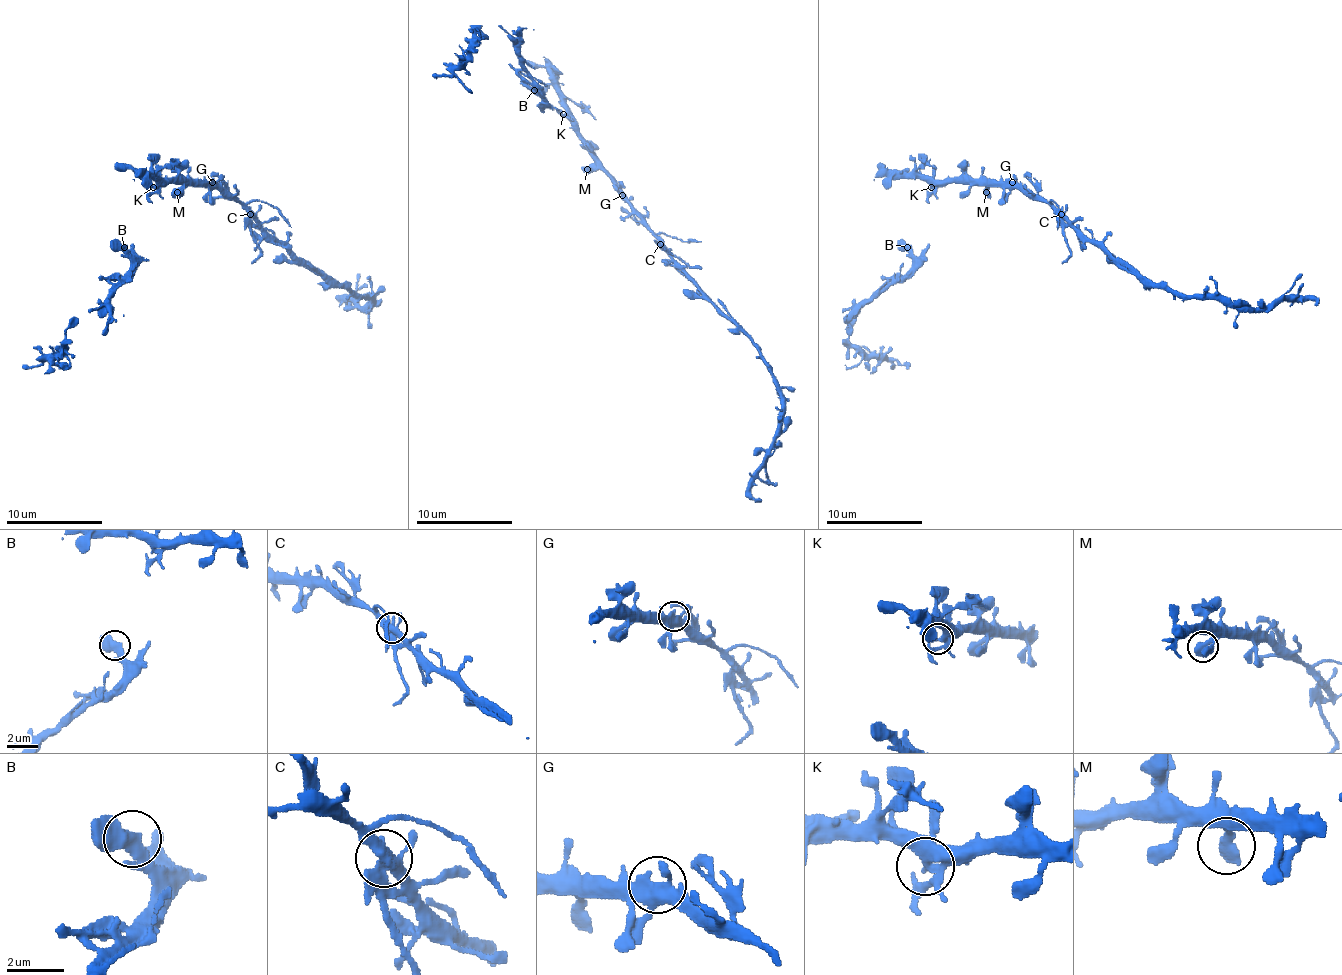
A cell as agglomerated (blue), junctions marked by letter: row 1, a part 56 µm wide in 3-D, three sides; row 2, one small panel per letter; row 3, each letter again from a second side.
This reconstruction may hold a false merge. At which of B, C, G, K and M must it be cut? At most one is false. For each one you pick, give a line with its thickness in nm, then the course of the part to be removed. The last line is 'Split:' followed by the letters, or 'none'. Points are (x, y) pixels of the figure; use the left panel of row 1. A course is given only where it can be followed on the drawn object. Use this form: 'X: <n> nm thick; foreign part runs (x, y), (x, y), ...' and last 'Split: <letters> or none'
Split: none

